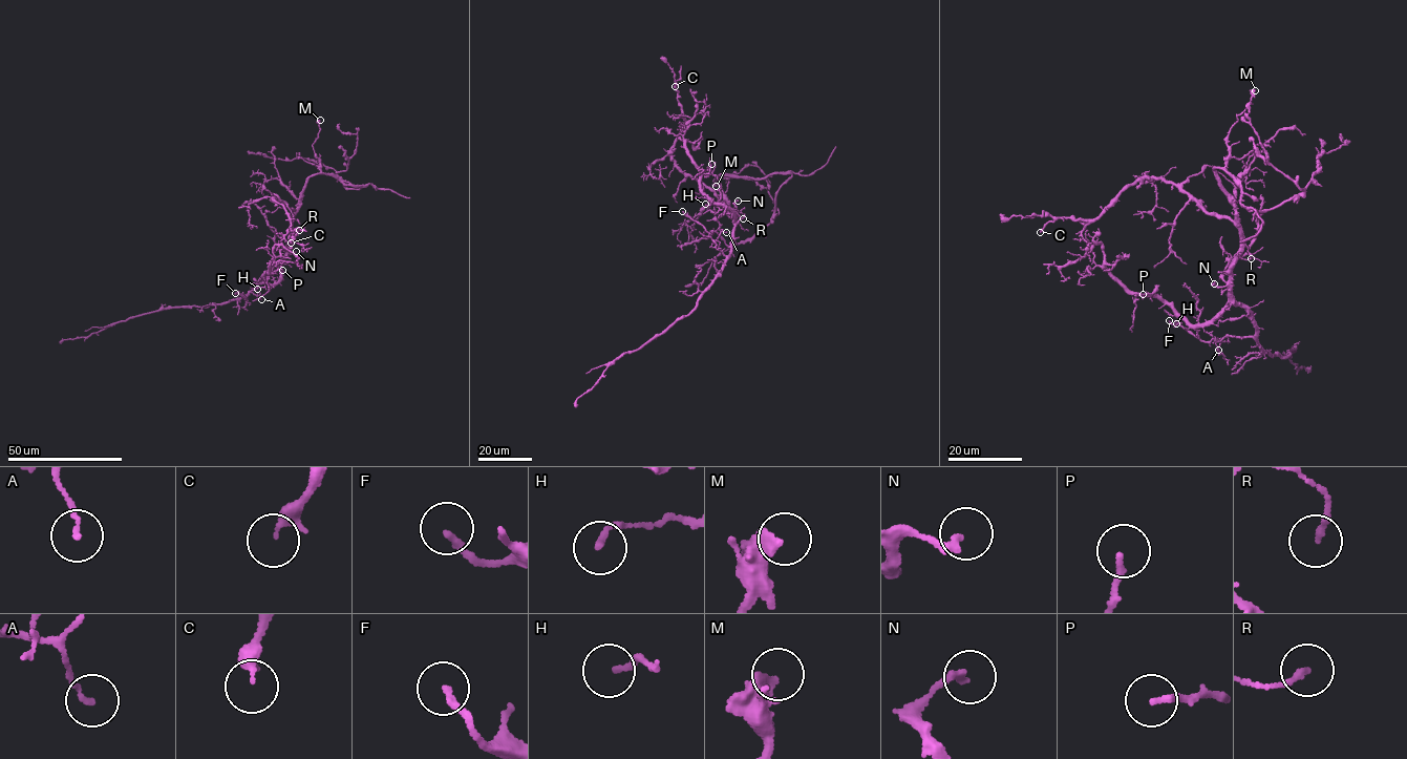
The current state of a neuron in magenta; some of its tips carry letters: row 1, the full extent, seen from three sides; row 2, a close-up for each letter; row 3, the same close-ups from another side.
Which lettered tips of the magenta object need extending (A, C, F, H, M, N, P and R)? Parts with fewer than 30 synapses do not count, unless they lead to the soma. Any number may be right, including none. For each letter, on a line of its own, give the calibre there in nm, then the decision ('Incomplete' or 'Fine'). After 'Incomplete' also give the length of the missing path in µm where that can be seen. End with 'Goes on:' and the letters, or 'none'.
A: Thickness 130 nm. Fine
C: Thickness 300 nm. Fine
F: Thickness 200 nm. Fine
H: Thickness 170 nm. Fine
M: Thickness 320 nm. Fine
N: Thickness 220 nm. Fine
P: Thickness 190 nm. Fine
R: Thickness 160 nm. Fine
Goes on: none

